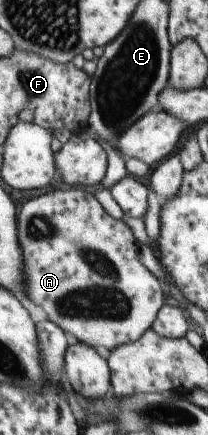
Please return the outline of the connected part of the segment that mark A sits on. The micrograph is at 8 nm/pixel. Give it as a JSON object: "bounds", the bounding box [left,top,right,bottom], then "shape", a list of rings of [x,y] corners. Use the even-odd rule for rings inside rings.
{"bounds":[16,189,165,351],"shape":[[[55,189],[48,193],[43,193],[38,197],[29,199],[21,207],[19,215],[16,216],[17,223],[17,241],[21,245],[20,251],[23,253],[24,271],[24,295],[31,303],[41,307],[47,319],[54,323],[62,331],[67,331],[74,335],[79,342],[85,343],[92,348],[102,345],[110,351],[117,348],[119,344],[135,341],[147,328],[153,323],[159,308],[163,305],[165,297],[164,287],[157,278],[138,260],[137,241],[133,232],[127,227],[127,224],[119,219],[112,218],[103,208],[97,199],[85,191],[85,189]]]}

